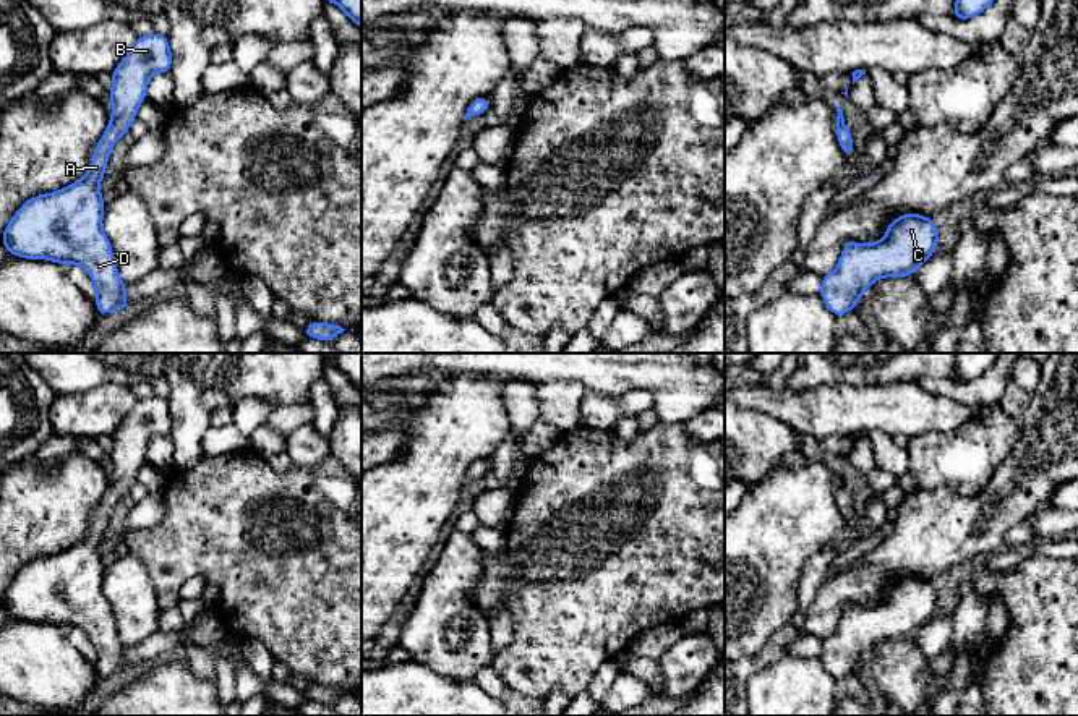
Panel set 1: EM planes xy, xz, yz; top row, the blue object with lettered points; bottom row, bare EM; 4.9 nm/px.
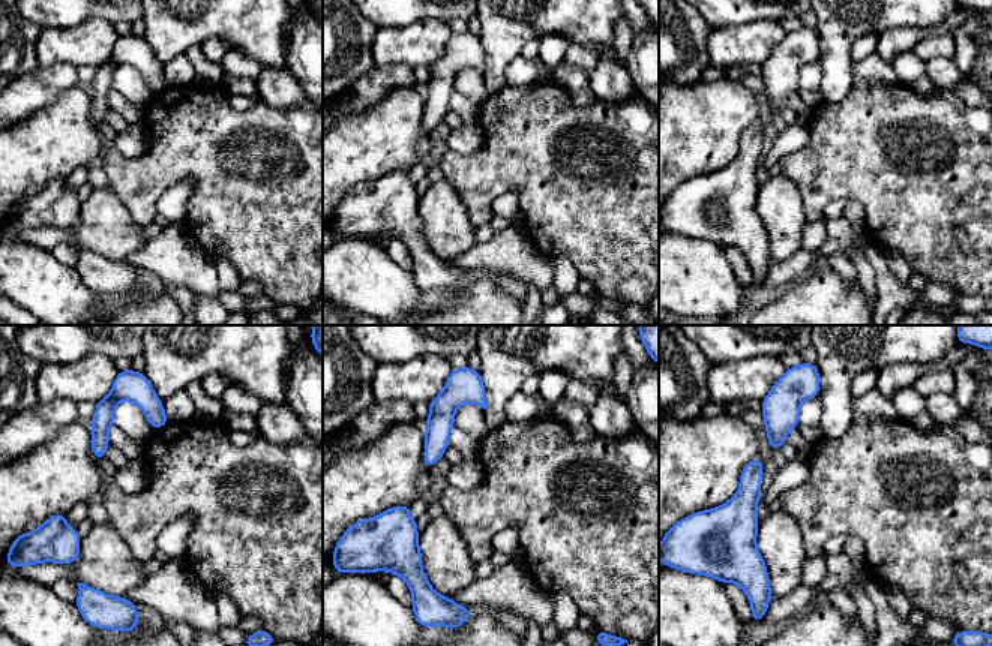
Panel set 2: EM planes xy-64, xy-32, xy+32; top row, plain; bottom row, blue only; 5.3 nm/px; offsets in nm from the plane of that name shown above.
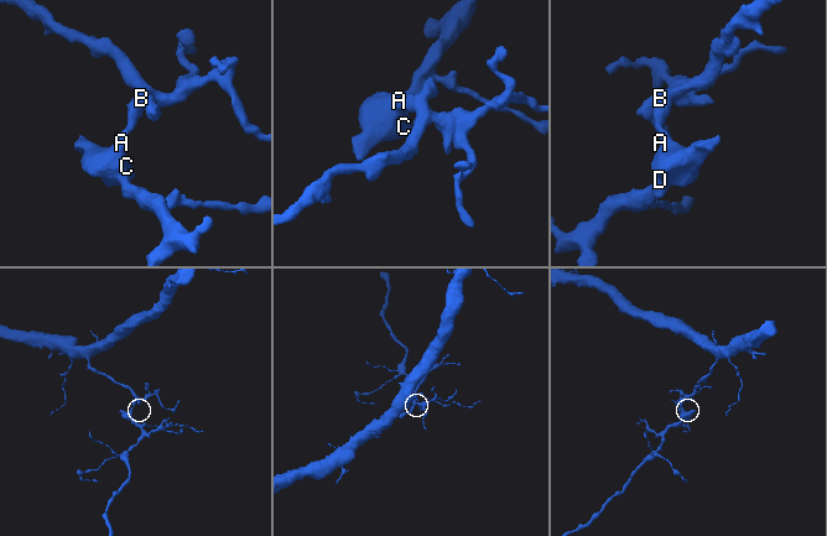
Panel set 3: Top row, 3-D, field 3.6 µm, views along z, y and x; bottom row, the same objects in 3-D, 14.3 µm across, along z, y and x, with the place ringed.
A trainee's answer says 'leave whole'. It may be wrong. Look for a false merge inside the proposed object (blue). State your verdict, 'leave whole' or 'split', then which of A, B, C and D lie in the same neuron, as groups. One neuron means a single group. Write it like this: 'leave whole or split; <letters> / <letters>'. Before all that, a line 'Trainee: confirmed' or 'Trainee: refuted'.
Trainee: confirmed
leave whole; A B C D

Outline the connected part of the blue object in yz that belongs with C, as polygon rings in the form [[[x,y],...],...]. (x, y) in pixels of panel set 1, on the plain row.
[[[901,577],[888,586],[887,598],[872,606],[845,604],[836,632],[822,640],[819,653],[825,667],[835,679],[853,674],[866,651],[882,640],[908,640],[919,632],[934,616],[939,604],[939,593],[932,580],[919,577]]]

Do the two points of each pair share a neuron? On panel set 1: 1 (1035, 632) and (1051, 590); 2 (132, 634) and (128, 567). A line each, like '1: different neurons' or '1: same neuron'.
1: same neuron
2: same neuron

